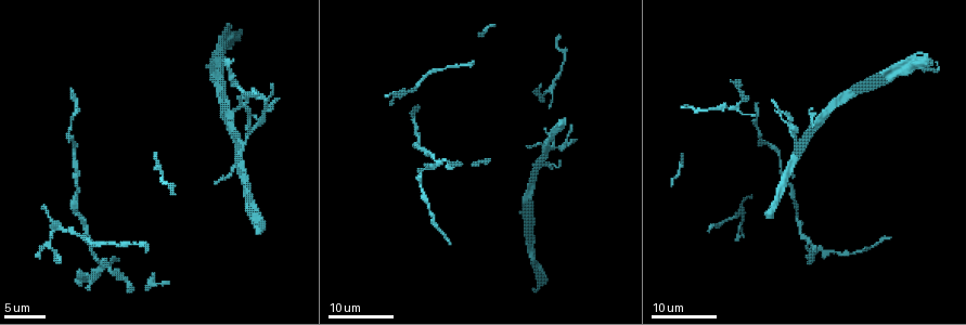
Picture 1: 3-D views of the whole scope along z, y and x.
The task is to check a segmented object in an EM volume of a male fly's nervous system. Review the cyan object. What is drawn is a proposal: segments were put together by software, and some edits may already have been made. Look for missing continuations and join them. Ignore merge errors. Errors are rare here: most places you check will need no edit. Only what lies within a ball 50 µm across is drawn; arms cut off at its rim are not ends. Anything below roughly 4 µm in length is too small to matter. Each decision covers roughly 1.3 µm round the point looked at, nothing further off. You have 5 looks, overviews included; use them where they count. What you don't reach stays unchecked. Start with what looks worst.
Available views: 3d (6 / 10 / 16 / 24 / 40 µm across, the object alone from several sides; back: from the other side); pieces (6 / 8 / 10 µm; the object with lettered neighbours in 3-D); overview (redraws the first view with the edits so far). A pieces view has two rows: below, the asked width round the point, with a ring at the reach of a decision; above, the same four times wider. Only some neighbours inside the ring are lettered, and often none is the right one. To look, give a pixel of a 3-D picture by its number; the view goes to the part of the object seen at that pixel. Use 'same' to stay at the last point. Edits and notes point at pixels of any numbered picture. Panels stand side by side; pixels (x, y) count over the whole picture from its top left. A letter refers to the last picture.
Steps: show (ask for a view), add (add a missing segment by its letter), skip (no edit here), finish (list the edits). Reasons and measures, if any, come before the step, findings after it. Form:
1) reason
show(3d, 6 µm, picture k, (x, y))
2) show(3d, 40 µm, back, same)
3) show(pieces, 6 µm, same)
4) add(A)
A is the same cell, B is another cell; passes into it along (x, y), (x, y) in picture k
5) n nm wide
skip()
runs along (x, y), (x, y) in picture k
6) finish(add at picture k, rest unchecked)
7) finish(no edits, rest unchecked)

free end
show(3d, 24 µm, picture 1, (71, 88))

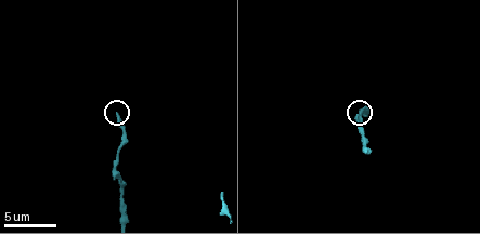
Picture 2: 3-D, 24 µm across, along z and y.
show(pieces, 10 µm, picture 2, (117, 115))

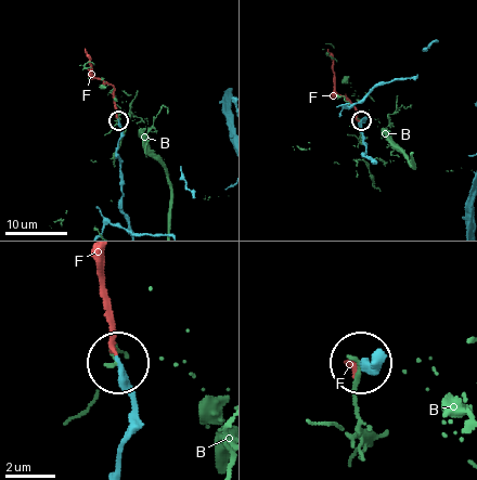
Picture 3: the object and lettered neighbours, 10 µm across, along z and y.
add(F)
F is the same cell, B is another cell; it goes on there

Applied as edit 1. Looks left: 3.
see it whole again
show(overview)

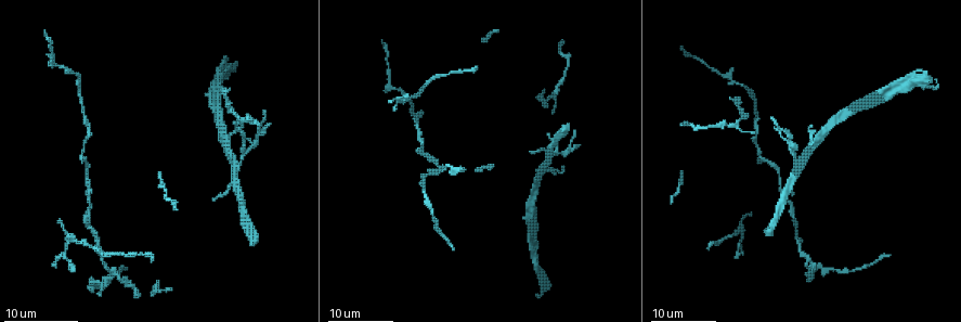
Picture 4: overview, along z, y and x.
thin end
show(3d, 16 µm, picture 4, (773, 120))

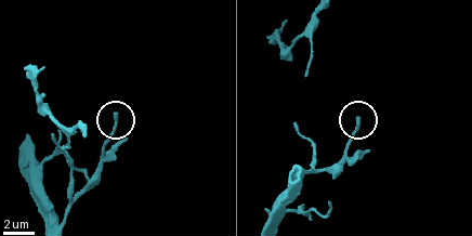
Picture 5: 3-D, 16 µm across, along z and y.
see the neighbours
show(pieces, 6 µm, picture 5, (358, 120))

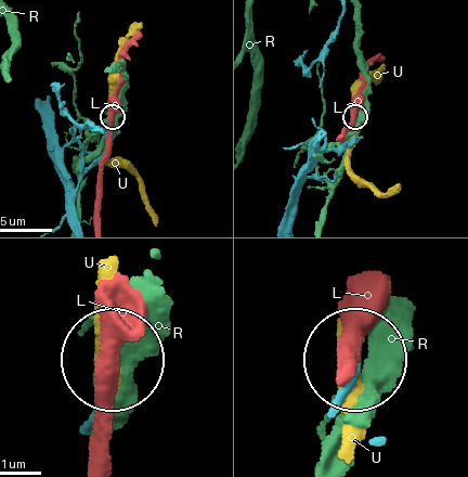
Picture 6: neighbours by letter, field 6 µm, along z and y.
skip()
L, R and U are other cells; runs along (61, 219), (80, 176), (101, 150), (113, 117) in picture 6; no lettered segment goes on from it

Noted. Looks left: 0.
finish(add at picture 3, rest unchecked)

